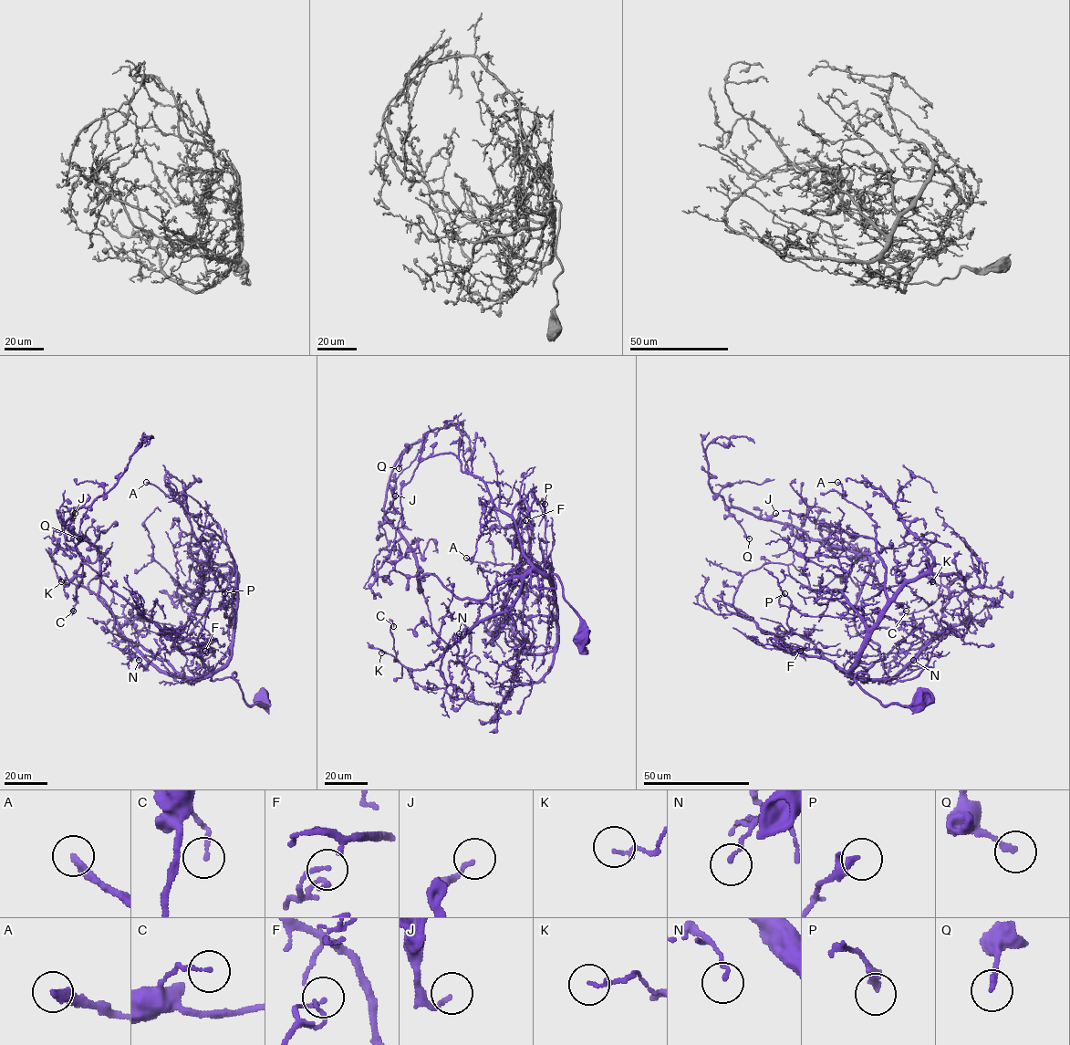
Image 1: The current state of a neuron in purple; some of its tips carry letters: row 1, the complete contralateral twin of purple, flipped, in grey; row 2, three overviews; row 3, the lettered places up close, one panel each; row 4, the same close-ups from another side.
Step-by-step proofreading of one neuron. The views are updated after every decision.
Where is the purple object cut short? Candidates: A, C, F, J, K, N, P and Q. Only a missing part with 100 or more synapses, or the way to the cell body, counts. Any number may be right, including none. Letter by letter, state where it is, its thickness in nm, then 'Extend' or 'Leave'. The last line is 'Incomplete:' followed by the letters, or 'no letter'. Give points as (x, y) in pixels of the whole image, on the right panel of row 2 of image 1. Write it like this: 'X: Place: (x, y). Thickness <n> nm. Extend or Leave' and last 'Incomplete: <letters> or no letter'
A: Place: (837, 482). Thickness 300 nm. Leave
C: Place: (906, 611). Thickness 120 nm. Leave
F: Place: (800, 651). Thickness 110 nm. Leave
J: Place: (775, 513). Thickness 150 nm. Leave
K: Place: (932, 581). Thickness 150 nm. Leave
N: Place: (913, 660). Thickness 130 nm. Leave
P: Place: (784, 593). Thickness 280 nm. Leave
Q: Place: (749, 538). Thickness 190 nm. Leave
Incomplete: no letter

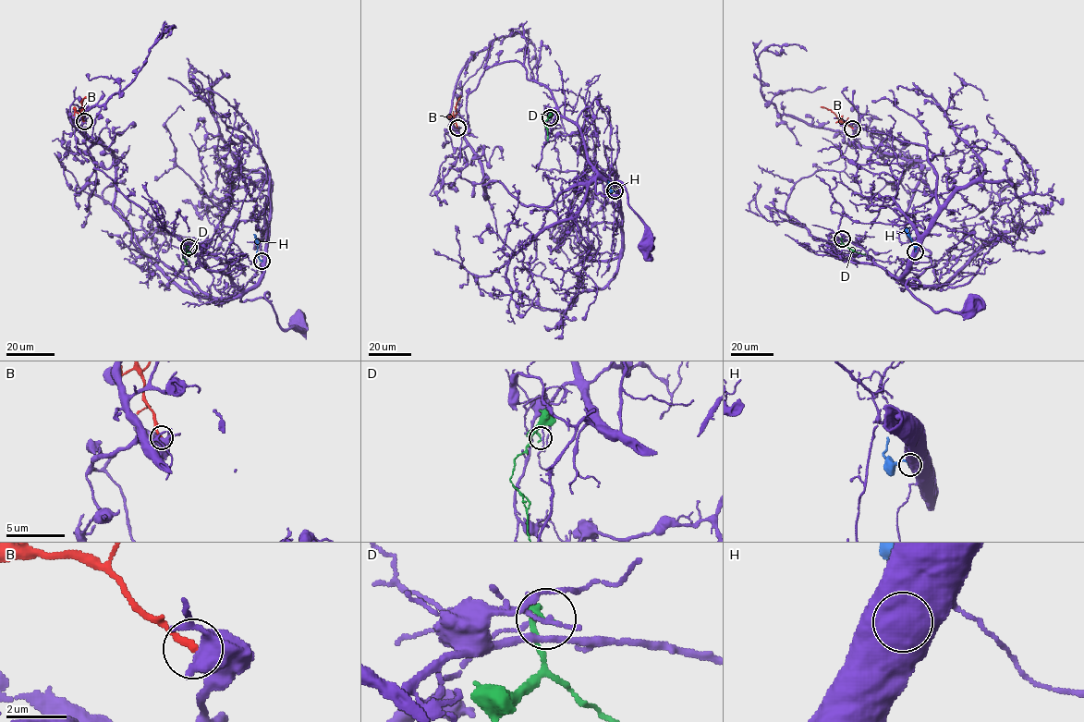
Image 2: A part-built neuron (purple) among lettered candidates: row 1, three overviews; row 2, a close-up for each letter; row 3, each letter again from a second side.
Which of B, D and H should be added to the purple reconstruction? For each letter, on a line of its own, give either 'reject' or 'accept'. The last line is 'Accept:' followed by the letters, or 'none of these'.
B: reject
D: reject
H: reject
Accept: none of these

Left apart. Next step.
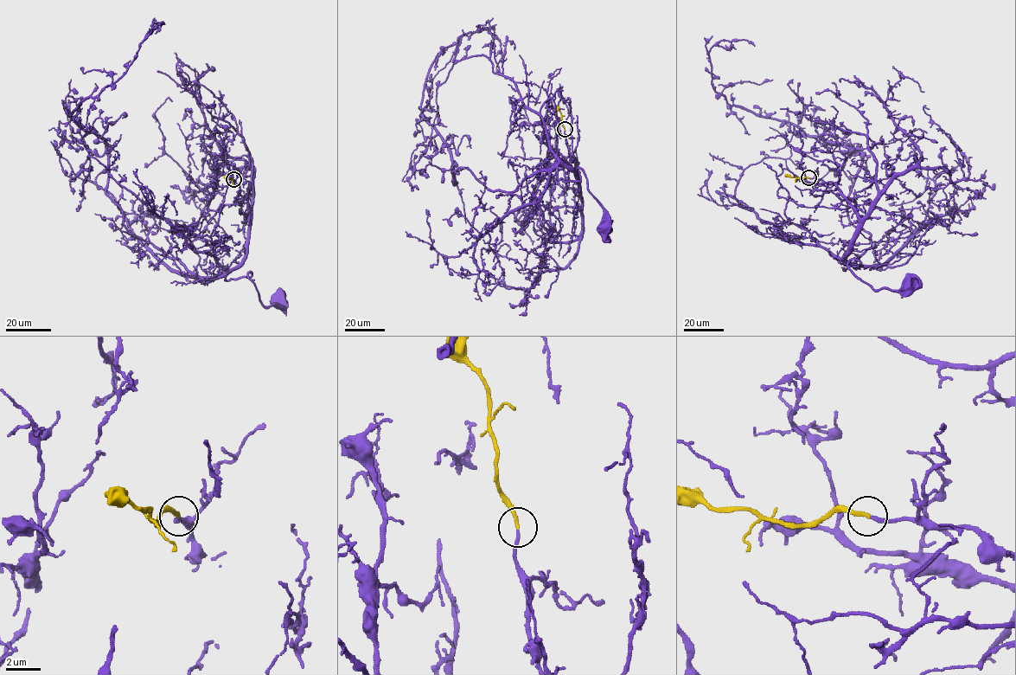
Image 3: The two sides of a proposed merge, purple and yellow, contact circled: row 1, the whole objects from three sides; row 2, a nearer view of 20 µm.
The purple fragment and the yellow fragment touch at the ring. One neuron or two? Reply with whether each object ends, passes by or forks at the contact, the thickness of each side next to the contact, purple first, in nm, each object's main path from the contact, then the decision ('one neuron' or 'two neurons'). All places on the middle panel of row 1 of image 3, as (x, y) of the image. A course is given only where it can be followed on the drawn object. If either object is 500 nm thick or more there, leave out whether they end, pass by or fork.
purple ends; yellow ends; calibres 200 and 200 nm; course purple (565, 129), (578, 178), (561, 165), (558, 178), (579, 181), (578, 168), (583, 171), (603, 209), (605, 229); course yellow (565, 129), (558, 105); one neuron

